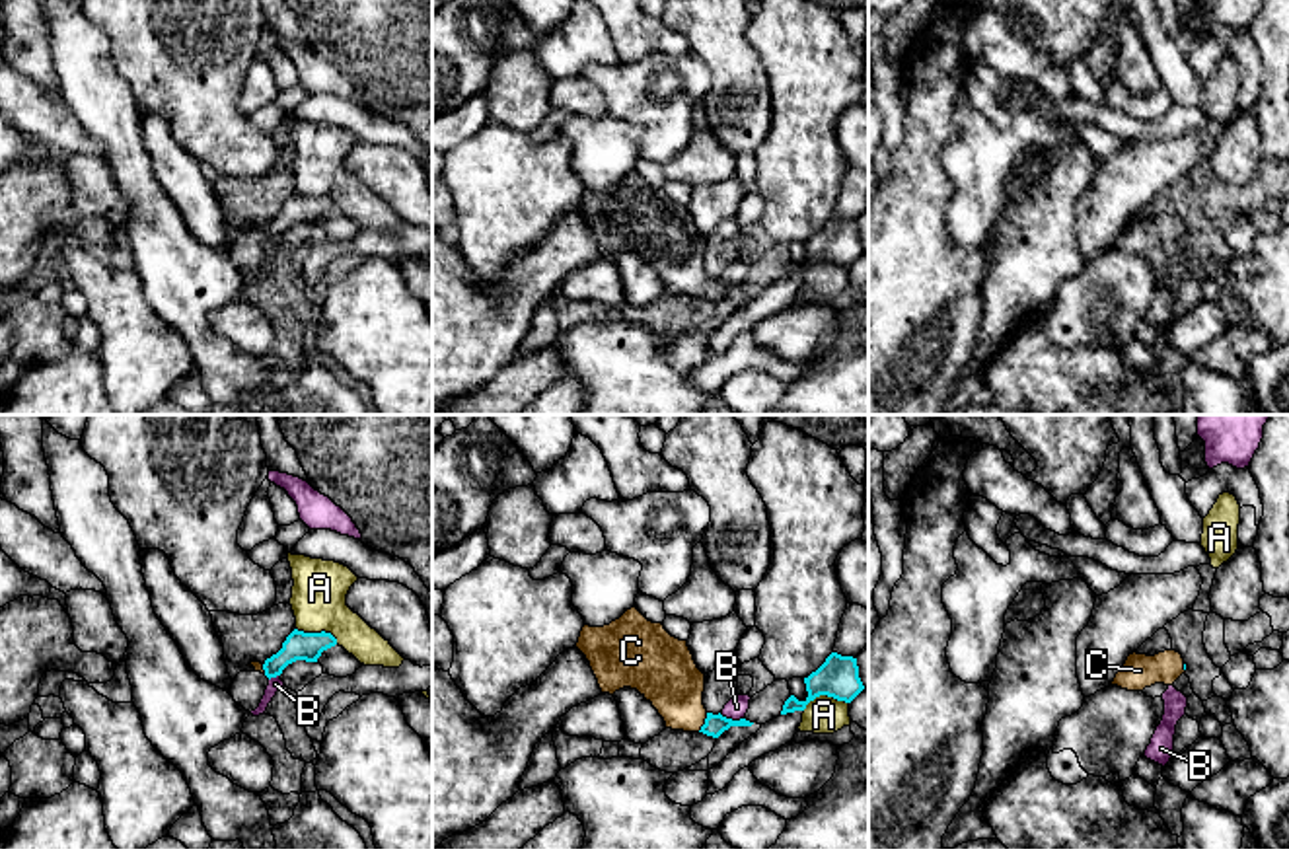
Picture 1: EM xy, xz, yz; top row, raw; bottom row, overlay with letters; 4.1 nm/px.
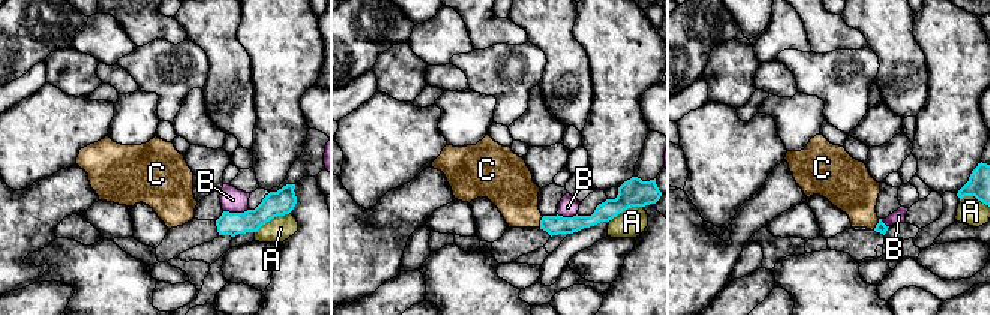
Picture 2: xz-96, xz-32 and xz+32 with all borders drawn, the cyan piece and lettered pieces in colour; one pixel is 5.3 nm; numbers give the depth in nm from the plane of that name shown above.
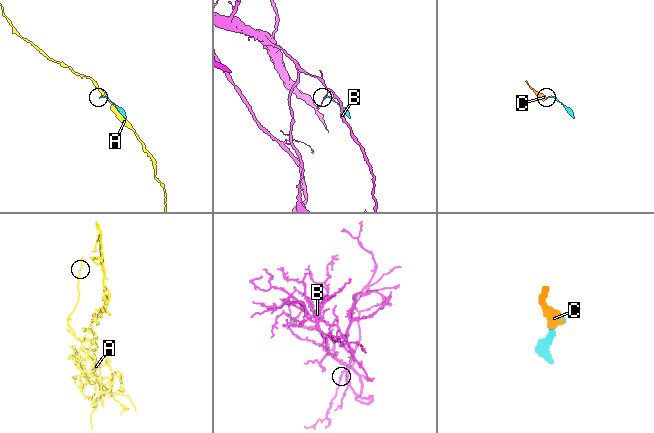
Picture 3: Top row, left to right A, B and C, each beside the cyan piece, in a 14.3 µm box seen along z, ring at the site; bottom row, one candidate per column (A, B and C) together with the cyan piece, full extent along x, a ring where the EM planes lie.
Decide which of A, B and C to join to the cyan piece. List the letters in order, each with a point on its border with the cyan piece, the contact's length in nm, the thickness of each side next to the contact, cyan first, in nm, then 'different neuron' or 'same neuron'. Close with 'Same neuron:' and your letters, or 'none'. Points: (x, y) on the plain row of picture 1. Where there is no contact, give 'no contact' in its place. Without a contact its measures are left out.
A: contact xz (824, 258); length 190 nm; calibres 170 and 160 nm; different neuron
B: contact xz (731, 283); length 110 nm; calibres 90 and 90 nm; different neuron
C: contact xz (705, 287); length 90 nm; calibres 90 and 260 nm; same neuron
Same neuron: C

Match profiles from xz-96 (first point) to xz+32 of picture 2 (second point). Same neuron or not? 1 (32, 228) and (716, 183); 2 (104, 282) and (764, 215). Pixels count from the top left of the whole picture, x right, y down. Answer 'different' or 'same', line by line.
1: different
2: different

